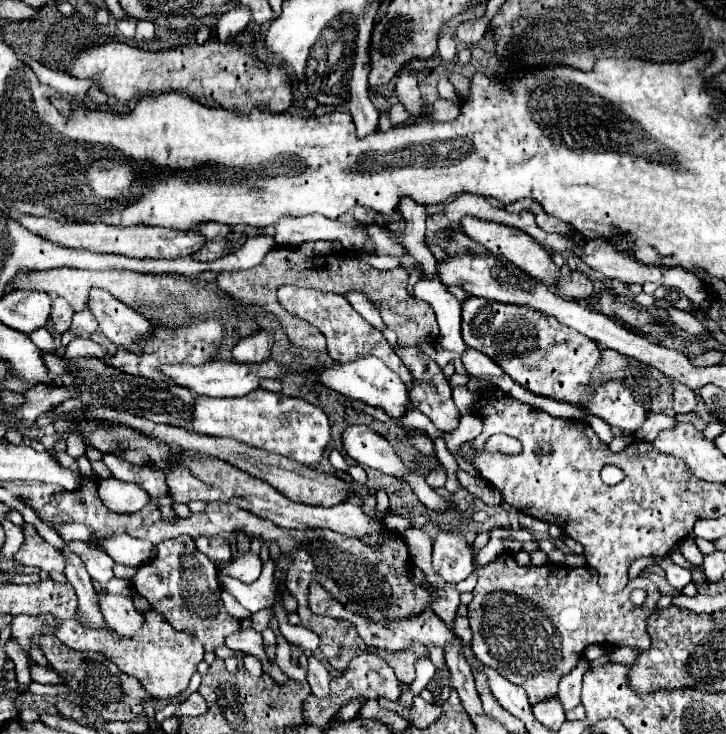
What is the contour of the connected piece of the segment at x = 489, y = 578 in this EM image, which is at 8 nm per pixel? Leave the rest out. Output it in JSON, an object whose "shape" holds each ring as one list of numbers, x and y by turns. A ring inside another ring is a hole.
{"shape":[[508,550,496,556,496,560,488,562,486,566,476,564,474,572,478,574,478,584,472,592,474,598,468,604,468,620,474,634,472,652,482,664,494,668,496,672,502,672,502,676,506,676,512,684,522,686,532,706,542,700,554,698,558,694,560,678,574,670,574,666,582,658,584,648,590,644,628,646,638,652,644,652,650,648,650,636,646,632,646,616,654,612,660,592,656,584,646,576,638,576,630,580,628,586,618,594,606,594,598,586,598,572,590,566,580,566,580,568,556,564,544,564,538,568,518,566,512,552],[634,588,642,588,648,594,642,606,634,606,628,600]]}

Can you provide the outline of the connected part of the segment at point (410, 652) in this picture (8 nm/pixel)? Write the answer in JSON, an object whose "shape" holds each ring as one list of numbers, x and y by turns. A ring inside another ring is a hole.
{"shape":[[413,643,412,647,405,651,405,654,400,652,378,652,374,650,376,654,380,654,388,664,390,668,394,668,398,680,402,684,412,684,414,676,416,676,416,662,422,658,422,656,428,656,428,649,418,643]]}

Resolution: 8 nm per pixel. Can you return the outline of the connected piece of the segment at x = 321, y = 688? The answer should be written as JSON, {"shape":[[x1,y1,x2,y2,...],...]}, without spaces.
{"shape":[[310,658,308,660,308,684,312,688,312,694,322,698,322,696,328,696,330,692,330,674,328,670,322,666,322,662,318,662,316,658]]}

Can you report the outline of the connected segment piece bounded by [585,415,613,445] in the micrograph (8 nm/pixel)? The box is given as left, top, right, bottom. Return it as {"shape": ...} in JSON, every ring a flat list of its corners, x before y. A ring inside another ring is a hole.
{"shape":[[588,415,585,418,585,422,590,424,590,427,594,430,604,444,610,444,610,442,613,440,613,436,610,430,611,427,606,421,594,415]]}

